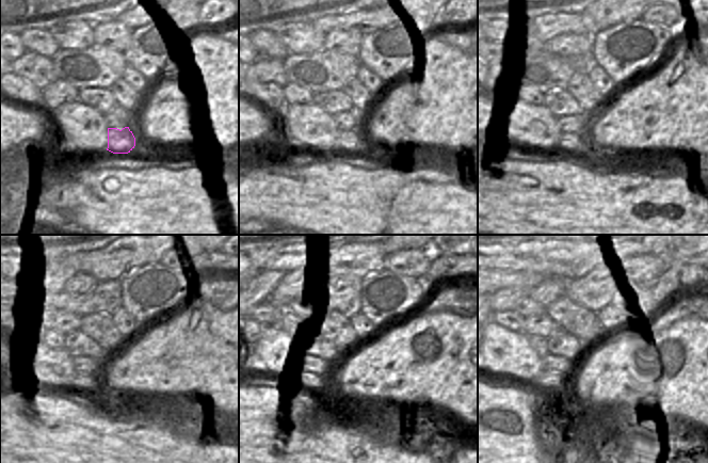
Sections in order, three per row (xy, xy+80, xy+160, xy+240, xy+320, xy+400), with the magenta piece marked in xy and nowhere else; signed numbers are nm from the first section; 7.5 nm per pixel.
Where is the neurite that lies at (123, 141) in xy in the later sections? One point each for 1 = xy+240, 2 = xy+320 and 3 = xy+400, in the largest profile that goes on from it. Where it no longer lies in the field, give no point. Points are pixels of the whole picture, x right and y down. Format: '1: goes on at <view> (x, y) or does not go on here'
1: goes on at xy+240 (81, 381)
2: goes on at xy+320 (314, 379)
3: goes on at xy+400 (547, 380)

